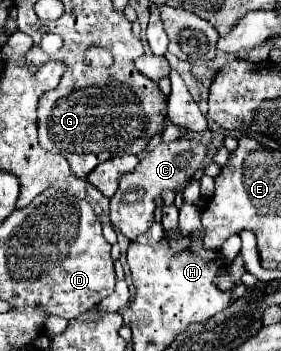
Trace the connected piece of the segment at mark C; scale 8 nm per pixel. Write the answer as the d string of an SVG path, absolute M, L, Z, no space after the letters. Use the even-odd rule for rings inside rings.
M175 139L175 141L161 141L151 153L147 153L133 173L127 173L119 181L117 193L111 197L111 223L121 229L121 233L135 241L141 233L145 233L153 225L153 213L157 209L157 199L163 197L165 191L183 193L185 185L195 179L195 175L203 169L209 157L209 147L197 139Z

